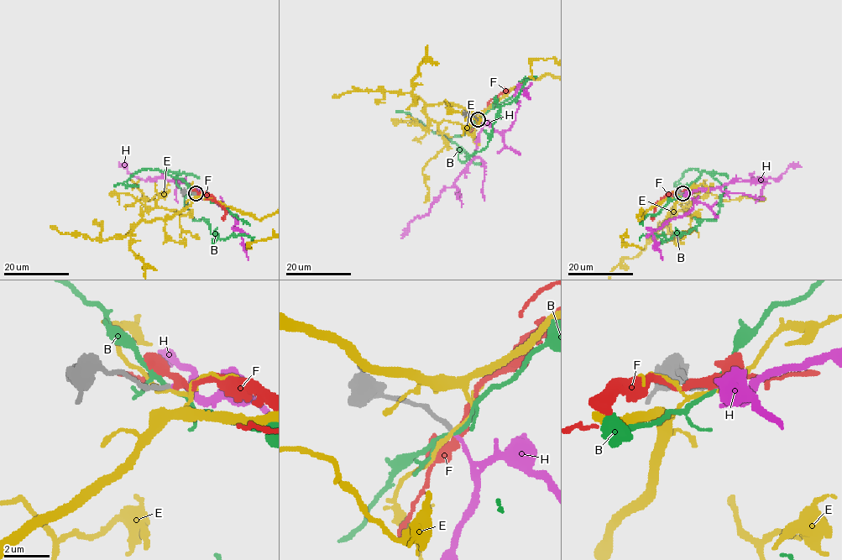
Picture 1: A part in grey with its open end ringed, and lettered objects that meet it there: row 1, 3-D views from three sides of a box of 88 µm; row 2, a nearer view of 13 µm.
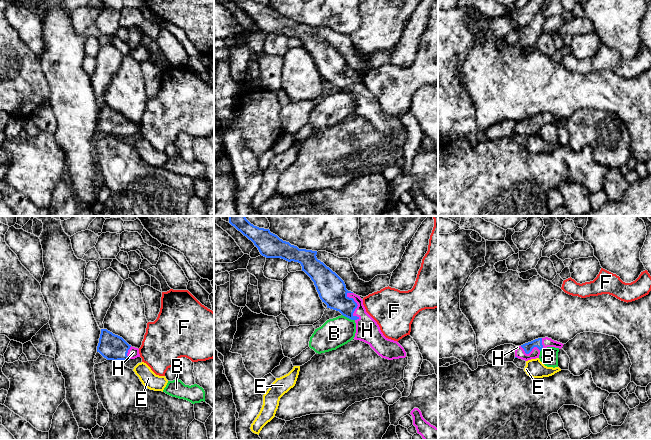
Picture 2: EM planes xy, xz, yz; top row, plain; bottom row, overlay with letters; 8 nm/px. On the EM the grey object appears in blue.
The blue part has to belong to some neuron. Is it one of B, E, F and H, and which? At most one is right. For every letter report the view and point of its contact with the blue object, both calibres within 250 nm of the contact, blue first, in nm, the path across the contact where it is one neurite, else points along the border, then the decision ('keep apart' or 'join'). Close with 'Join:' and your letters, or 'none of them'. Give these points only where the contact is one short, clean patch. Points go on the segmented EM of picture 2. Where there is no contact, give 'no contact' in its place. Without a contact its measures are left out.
B: meets blue in xz at (348, 317); 220 nm thick on the blue side, 240 nm on the other; border along xz (342, 314), (354, 320); keep apart
E: no contact; keep apart
F: no contact; keep apart
H: meets blue in xz at (357, 305); 220 nm thick on the blue side, 190 nm on the other; runs through xz (332, 291), (348, 304), (357, 305), (357, 312), (367, 330); join
Join: H

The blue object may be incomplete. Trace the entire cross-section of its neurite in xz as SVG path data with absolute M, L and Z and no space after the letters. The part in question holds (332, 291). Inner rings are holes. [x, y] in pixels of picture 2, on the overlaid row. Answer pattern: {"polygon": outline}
{"polygon": "M229 216L229 223L251 240L260 254L266 258L281 258L298 262L314 282L320 299L327 308L339 311L356 323L355 340L363 341L382 358L405 358L404 348L386 338L377 322L366 312L360 296L346 289L344 281L323 262L317 259L317 251L299 249L283 241L269 229L251 224L245 216Z"}

